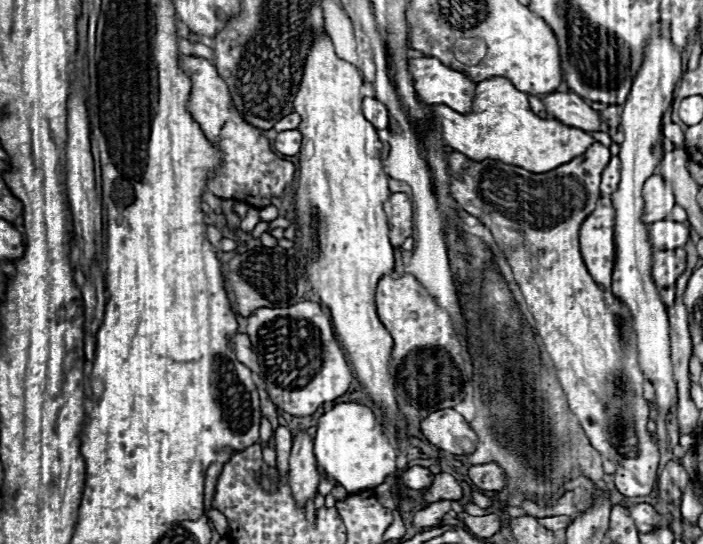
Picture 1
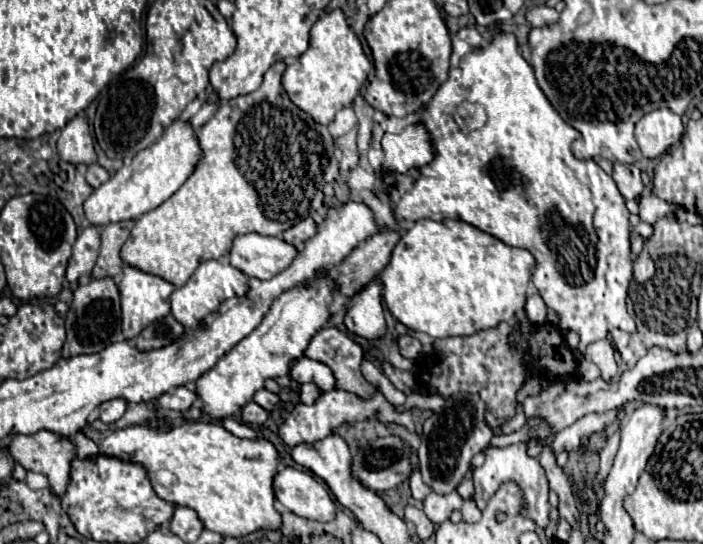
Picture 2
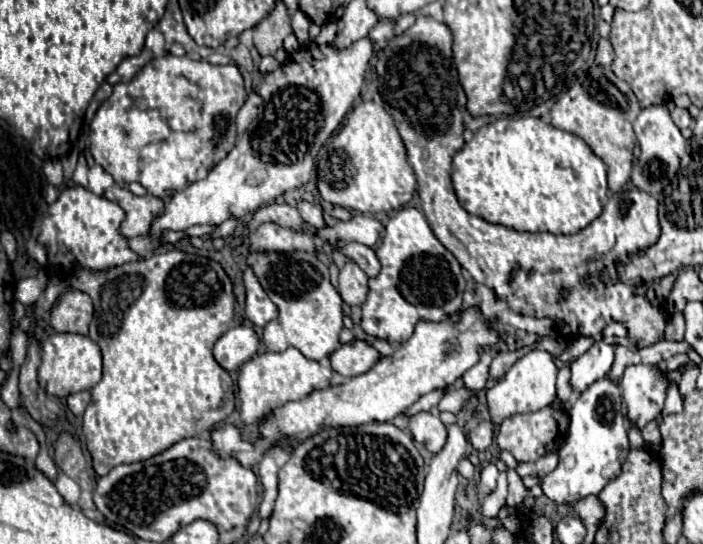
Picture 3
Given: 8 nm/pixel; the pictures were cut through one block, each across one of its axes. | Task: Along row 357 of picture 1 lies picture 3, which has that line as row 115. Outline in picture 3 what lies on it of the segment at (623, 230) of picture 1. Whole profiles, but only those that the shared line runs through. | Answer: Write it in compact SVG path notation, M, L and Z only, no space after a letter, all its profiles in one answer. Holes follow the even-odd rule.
M666 104L642 108L642 112L638 114L632 128L634 128L638 146L640 146L640 158L632 170L632 182L636 188L656 196L674 178L674 174L680 166L680 158L684 156L684 150L686 150L686 140L682 138L678 126L674 124Z

